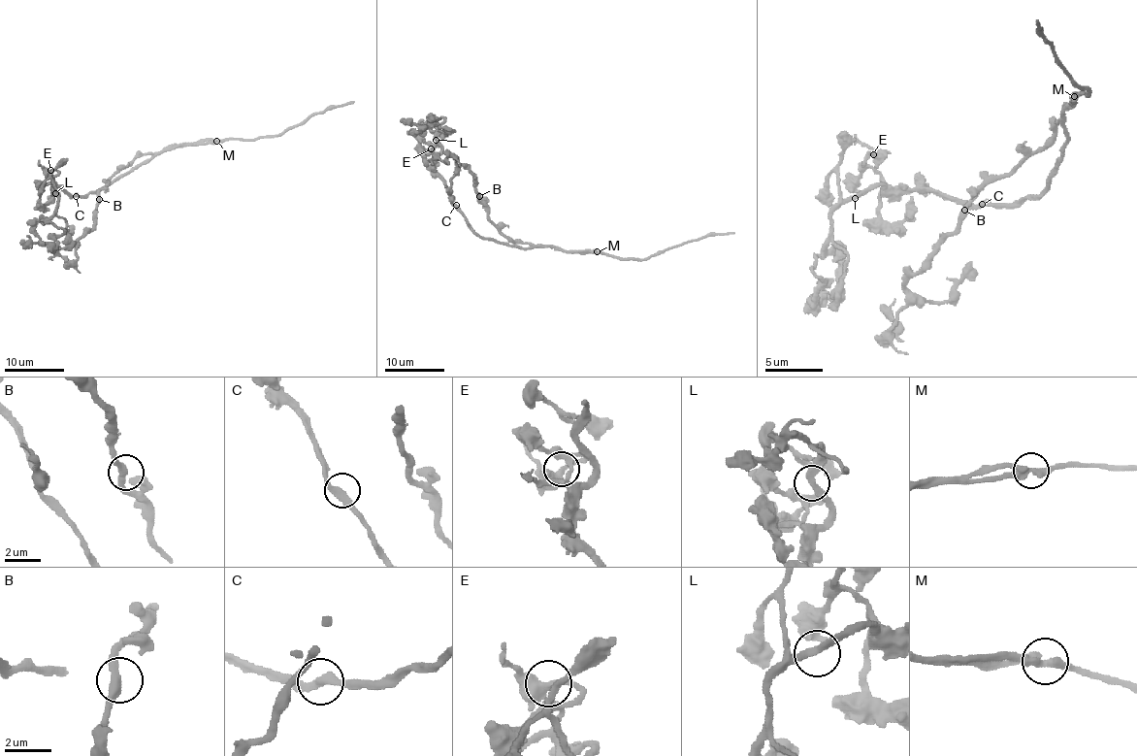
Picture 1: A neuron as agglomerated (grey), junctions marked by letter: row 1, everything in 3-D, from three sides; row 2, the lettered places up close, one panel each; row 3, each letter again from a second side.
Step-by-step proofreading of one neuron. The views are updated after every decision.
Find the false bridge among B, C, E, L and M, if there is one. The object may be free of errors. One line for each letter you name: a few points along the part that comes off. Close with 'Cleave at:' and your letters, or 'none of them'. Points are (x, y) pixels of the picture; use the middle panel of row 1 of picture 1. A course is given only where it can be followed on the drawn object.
M: course (597, 252), (514, 243), (489, 218), (475, 178), (458, 160), (448, 155), (431, 160), (433, 165)
Cleave at: M

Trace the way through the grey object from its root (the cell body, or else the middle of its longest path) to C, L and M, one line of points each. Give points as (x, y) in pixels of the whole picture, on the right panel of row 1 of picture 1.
C: (1063, 155), (1057, 161), (1049, 184), (1037, 195), (1028, 195), (1017, 204), (982, 204)
L: (1063, 155), (1049, 184), (1017, 204), (967, 204), (942, 192), (884, 189), (878, 184), (855, 198)
M: (1063, 155), (1066, 144), (1063, 112), (1075, 97)

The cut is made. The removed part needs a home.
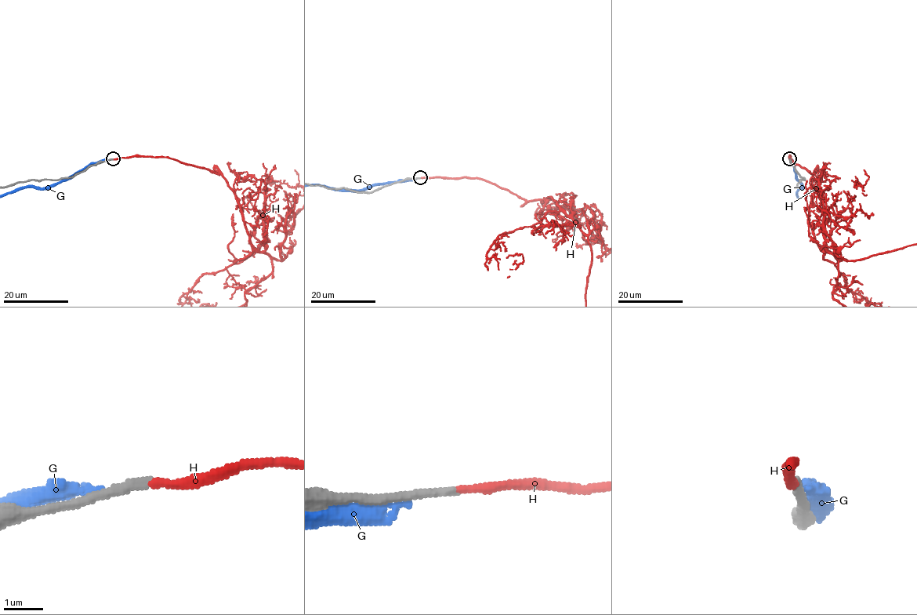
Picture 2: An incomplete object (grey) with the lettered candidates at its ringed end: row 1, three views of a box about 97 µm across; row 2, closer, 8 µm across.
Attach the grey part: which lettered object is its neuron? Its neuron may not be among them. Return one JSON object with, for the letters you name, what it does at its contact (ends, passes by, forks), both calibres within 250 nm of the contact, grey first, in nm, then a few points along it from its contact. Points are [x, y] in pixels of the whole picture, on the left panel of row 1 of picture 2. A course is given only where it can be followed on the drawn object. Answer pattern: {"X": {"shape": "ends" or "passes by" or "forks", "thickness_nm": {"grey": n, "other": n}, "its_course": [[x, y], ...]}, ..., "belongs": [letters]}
{"H": {"shape": "ends", "thickness_nm": {"grey": 220, "other": 200}}, "belongs": ["H"]}

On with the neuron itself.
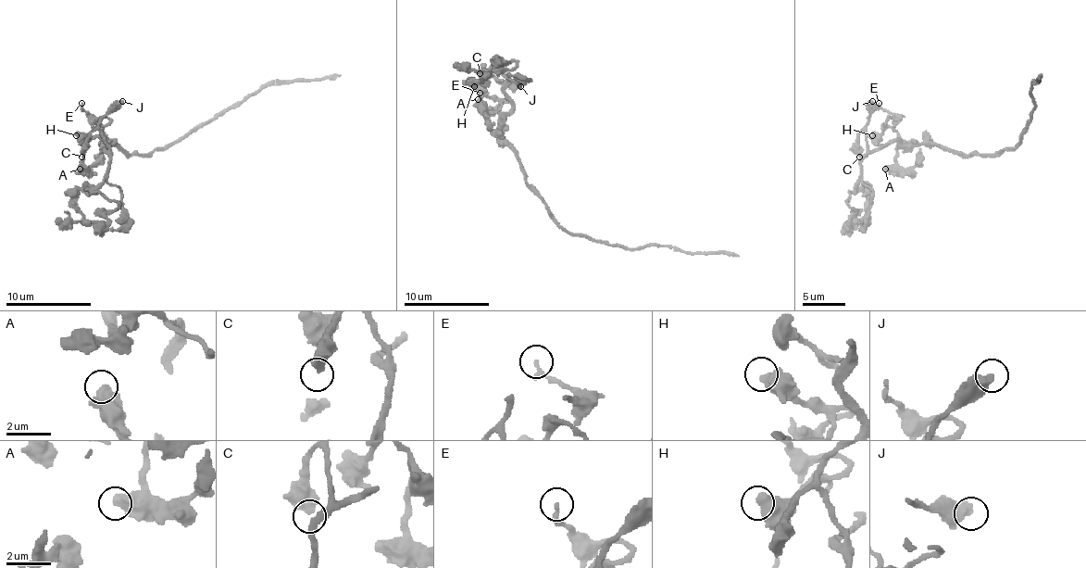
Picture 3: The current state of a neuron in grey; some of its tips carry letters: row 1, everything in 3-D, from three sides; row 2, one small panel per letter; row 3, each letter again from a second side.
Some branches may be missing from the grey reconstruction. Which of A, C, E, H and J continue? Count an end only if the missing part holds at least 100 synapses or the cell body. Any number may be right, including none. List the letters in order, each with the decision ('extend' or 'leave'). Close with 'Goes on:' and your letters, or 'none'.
A: leave
C: leave
E: leave
H: leave
J: leave
Goes on: none

